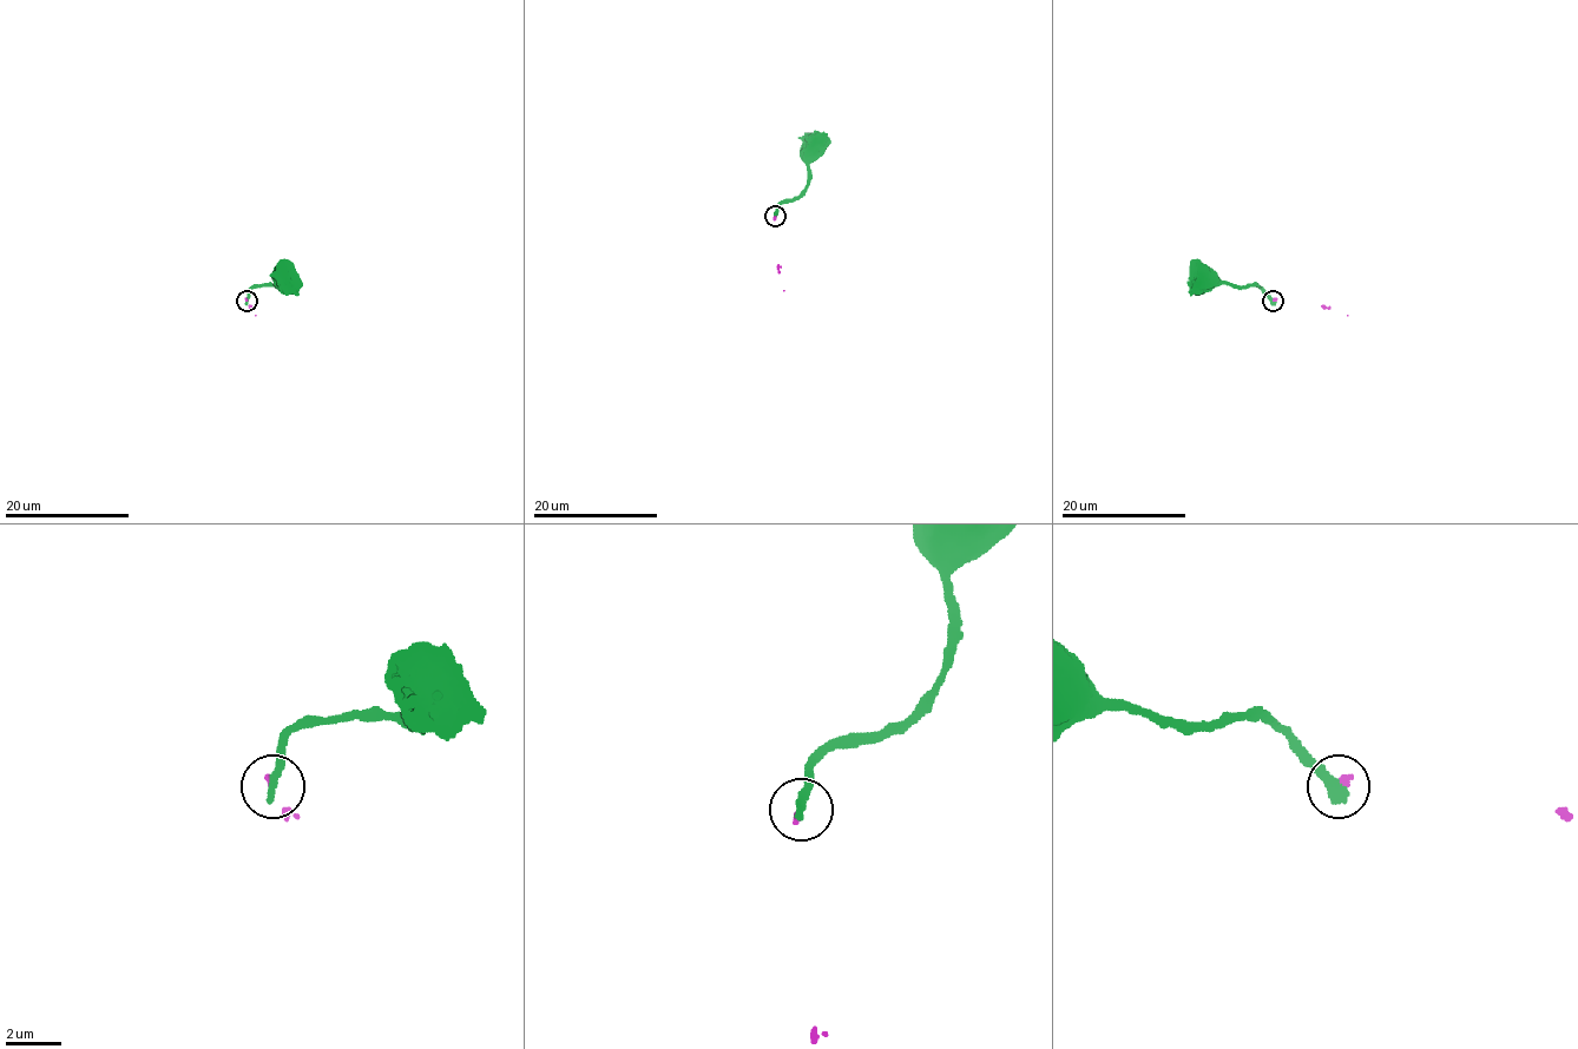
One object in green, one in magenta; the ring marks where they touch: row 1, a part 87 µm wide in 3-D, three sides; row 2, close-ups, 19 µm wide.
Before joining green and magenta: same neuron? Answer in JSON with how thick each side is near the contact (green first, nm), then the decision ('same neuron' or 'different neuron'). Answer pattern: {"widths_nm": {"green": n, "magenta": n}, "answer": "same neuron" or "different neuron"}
{"widths_nm": {"green": 400, "magenta": 180}, "answer": "different neuron"}

